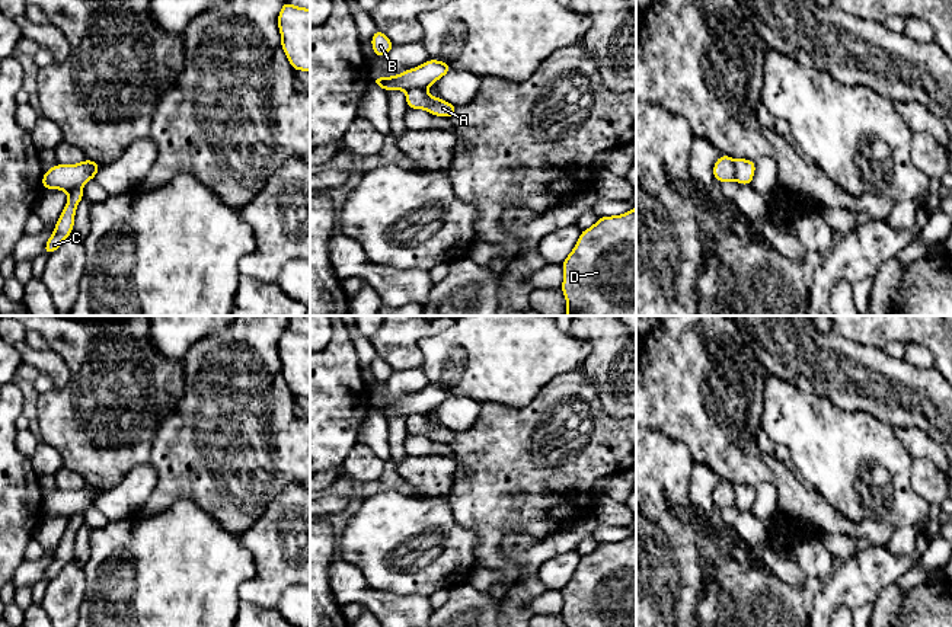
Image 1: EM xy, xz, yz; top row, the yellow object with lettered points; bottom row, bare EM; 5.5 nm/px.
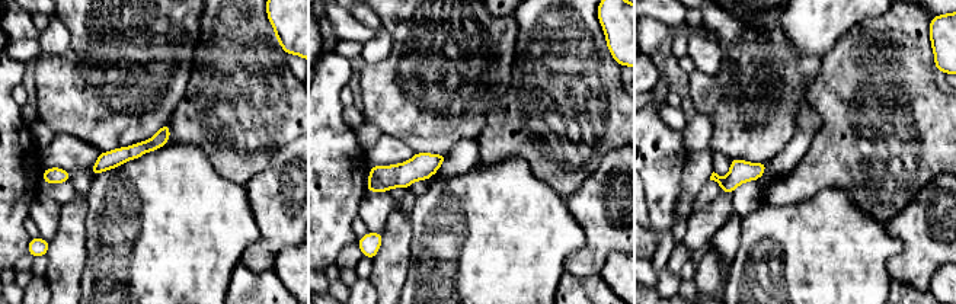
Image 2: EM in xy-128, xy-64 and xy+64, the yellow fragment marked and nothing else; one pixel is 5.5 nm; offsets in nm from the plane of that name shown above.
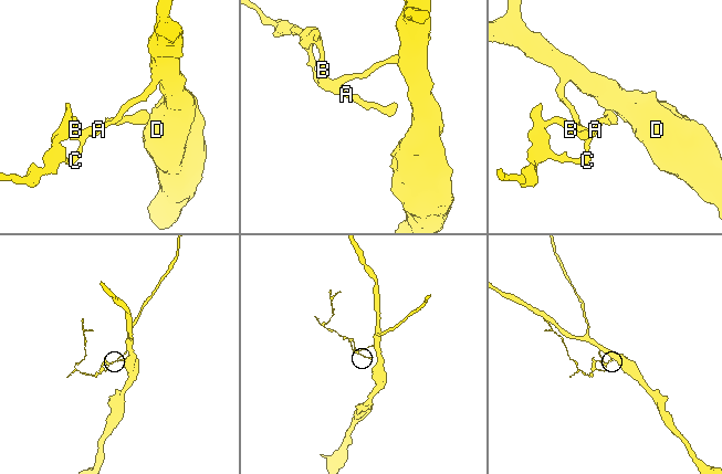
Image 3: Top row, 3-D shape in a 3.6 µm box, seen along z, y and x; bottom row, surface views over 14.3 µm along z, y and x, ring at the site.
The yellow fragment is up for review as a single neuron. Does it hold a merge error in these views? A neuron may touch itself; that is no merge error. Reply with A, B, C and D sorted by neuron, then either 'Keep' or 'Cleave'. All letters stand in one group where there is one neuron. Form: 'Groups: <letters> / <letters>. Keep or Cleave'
Groups: A C / B D. Cleave

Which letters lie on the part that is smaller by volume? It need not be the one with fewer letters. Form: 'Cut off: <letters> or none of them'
Cut off: A, C

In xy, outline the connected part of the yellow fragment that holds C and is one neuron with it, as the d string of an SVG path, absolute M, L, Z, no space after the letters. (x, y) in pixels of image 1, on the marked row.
M79 186L68 192L68 199L64 211L55 223L55 230L45 244L44 253L47 256L55 252L63 244L63 241L73 233L76 208L82 199L83 186Z

